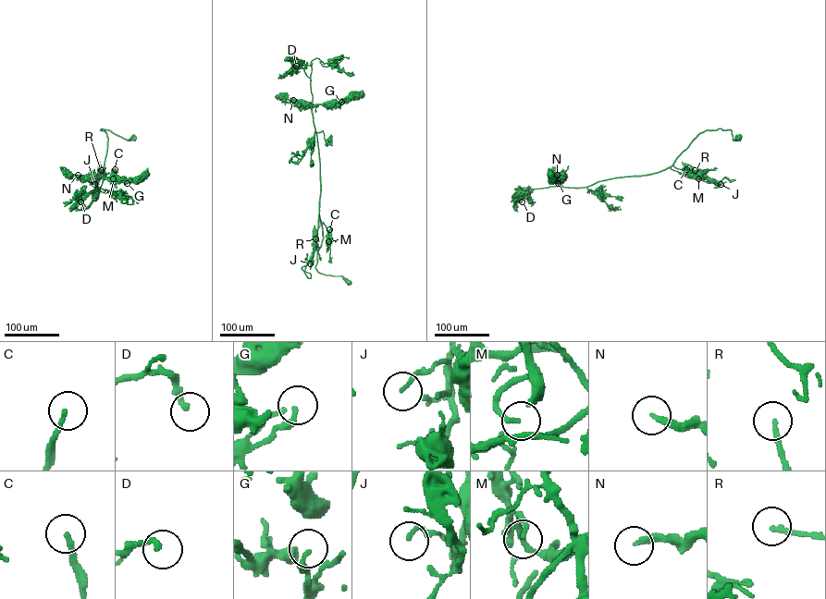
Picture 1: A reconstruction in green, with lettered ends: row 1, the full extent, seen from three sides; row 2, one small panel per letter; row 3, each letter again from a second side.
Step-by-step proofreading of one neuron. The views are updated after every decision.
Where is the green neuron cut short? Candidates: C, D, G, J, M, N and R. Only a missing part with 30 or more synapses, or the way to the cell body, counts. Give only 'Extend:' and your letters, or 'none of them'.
Extend: C, M, R

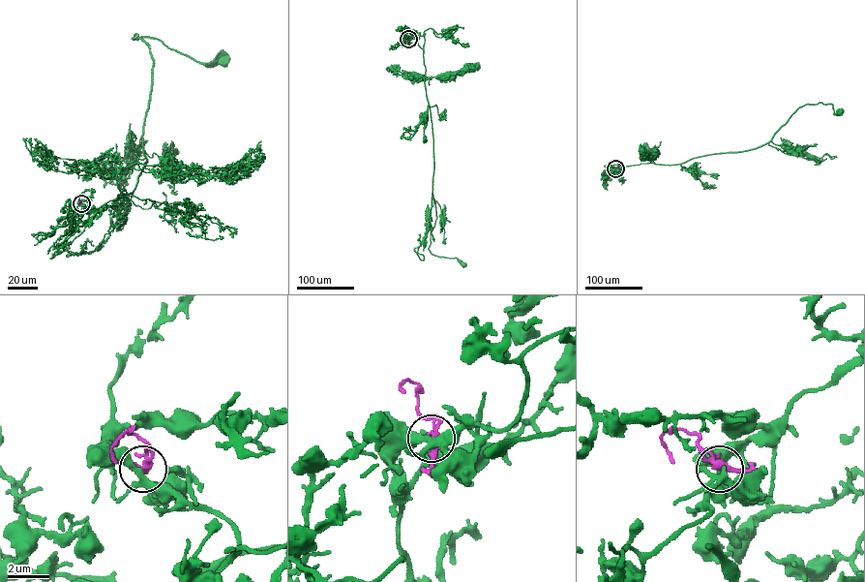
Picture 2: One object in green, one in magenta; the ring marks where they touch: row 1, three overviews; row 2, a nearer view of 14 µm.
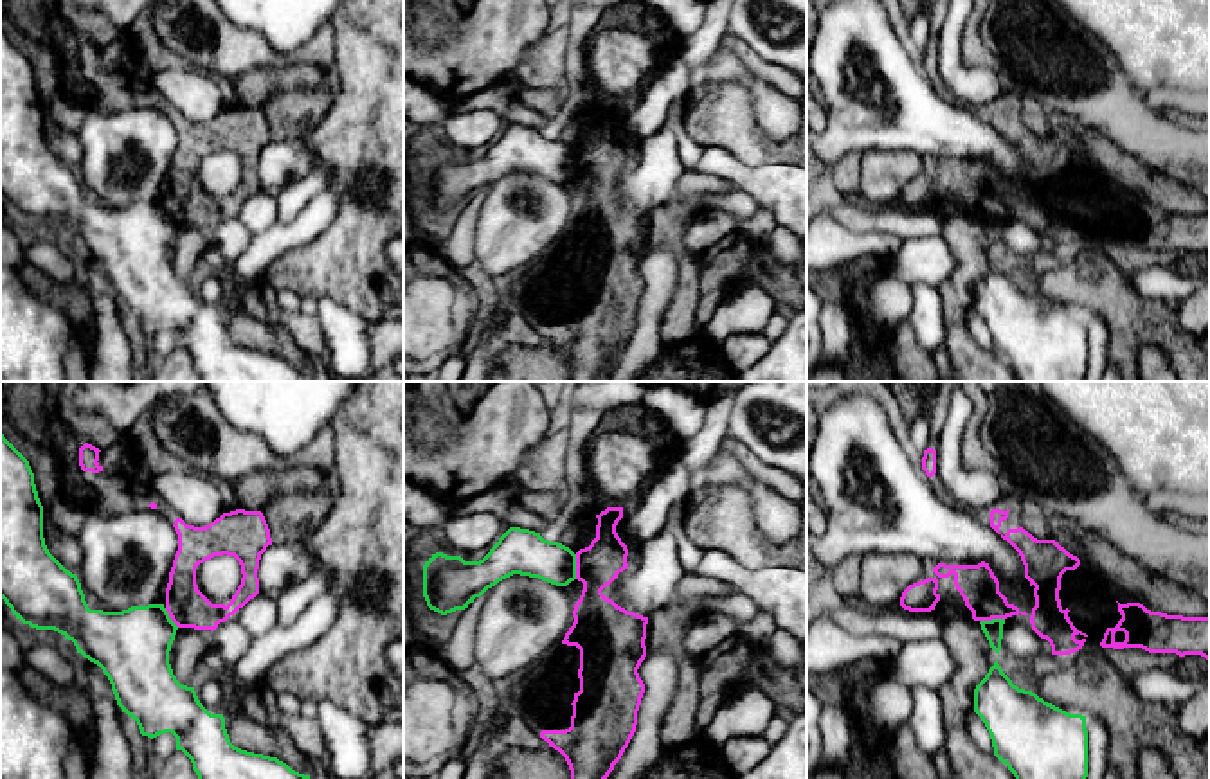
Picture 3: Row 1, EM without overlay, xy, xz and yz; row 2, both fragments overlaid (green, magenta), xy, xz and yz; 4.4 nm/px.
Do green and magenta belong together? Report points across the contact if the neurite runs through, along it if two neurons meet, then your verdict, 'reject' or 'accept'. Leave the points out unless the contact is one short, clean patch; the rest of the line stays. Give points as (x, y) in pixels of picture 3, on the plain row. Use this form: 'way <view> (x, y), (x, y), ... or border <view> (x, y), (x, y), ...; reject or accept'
border xz (575, 152), (577, 175); reject

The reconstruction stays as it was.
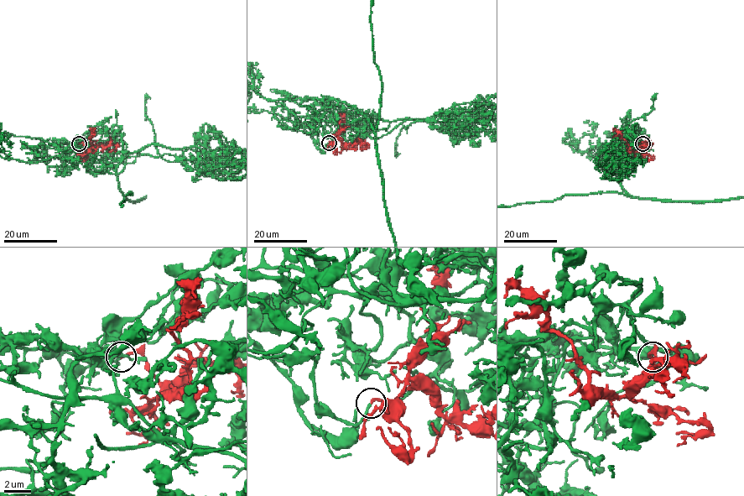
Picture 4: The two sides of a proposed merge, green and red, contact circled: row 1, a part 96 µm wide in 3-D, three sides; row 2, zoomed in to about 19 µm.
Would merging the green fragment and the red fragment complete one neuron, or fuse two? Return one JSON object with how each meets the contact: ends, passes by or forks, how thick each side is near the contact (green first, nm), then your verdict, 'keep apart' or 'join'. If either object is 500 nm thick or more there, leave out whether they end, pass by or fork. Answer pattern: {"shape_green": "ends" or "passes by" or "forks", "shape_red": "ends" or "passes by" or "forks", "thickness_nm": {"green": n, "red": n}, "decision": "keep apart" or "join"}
{"shape_green": "ends", "shape_red": "ends", "thickness_nm": {"green": 190, "red": 200}, "decision": "join"}

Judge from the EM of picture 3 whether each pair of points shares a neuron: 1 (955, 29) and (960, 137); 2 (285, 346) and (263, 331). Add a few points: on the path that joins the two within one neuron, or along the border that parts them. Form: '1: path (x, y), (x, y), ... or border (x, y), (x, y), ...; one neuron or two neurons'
1: border (953, 99), (976, 110); two neurons
2: path (279, 342), (269, 337); one neuron

